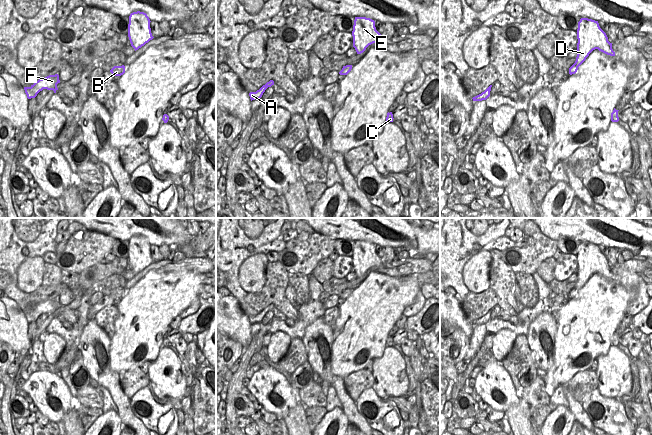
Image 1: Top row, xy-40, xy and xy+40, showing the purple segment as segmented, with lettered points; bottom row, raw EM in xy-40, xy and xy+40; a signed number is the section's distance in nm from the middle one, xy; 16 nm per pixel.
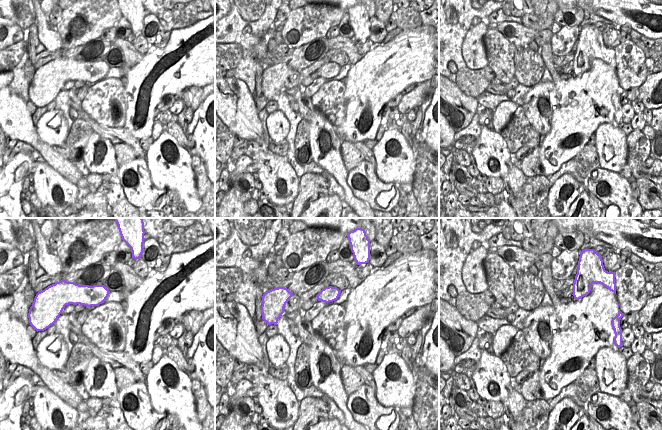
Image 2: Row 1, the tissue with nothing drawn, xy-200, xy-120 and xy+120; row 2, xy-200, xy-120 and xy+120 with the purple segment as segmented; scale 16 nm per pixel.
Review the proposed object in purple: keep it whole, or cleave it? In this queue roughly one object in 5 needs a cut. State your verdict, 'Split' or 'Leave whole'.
Leave whole

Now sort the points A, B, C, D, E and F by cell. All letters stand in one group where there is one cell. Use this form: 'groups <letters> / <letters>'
groups A B C D E F

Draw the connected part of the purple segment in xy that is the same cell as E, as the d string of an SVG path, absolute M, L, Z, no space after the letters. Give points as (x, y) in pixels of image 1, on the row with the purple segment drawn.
M355 17L352 36L357 54L363 53L373 43L383 43L383 36L376 30L375 21L366 17Z

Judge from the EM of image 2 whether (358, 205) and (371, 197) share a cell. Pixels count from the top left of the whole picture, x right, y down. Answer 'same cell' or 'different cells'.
different cells

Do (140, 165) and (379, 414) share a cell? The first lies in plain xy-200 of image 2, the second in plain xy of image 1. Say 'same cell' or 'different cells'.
same cell

